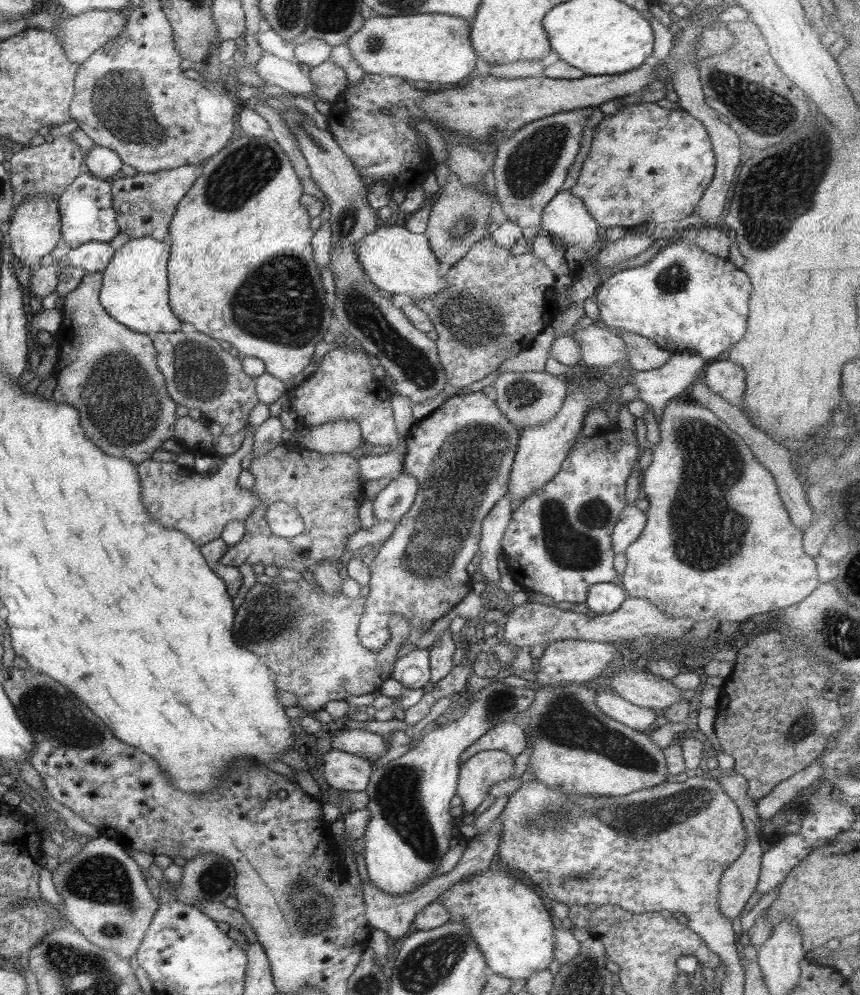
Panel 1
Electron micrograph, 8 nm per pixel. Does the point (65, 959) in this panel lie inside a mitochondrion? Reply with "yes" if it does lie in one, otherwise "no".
yes

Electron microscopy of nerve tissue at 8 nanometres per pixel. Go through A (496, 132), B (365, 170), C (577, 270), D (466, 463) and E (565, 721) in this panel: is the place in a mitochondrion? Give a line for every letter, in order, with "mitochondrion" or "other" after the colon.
A: mitochondrion
B: other
C: other
D: mitochondrion
E: mitochondrion

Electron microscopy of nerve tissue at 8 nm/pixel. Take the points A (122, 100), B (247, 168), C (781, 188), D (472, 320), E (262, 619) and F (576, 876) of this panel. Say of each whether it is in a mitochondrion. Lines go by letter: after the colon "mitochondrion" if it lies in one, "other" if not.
A: mitochondrion
B: mitochondrion
C: mitochondrion
D: mitochondrion
E: mitochondrion
F: mitochondrion

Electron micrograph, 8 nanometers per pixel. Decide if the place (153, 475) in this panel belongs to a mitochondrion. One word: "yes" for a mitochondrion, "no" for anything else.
no

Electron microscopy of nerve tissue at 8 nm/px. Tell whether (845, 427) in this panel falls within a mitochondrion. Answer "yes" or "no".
no

